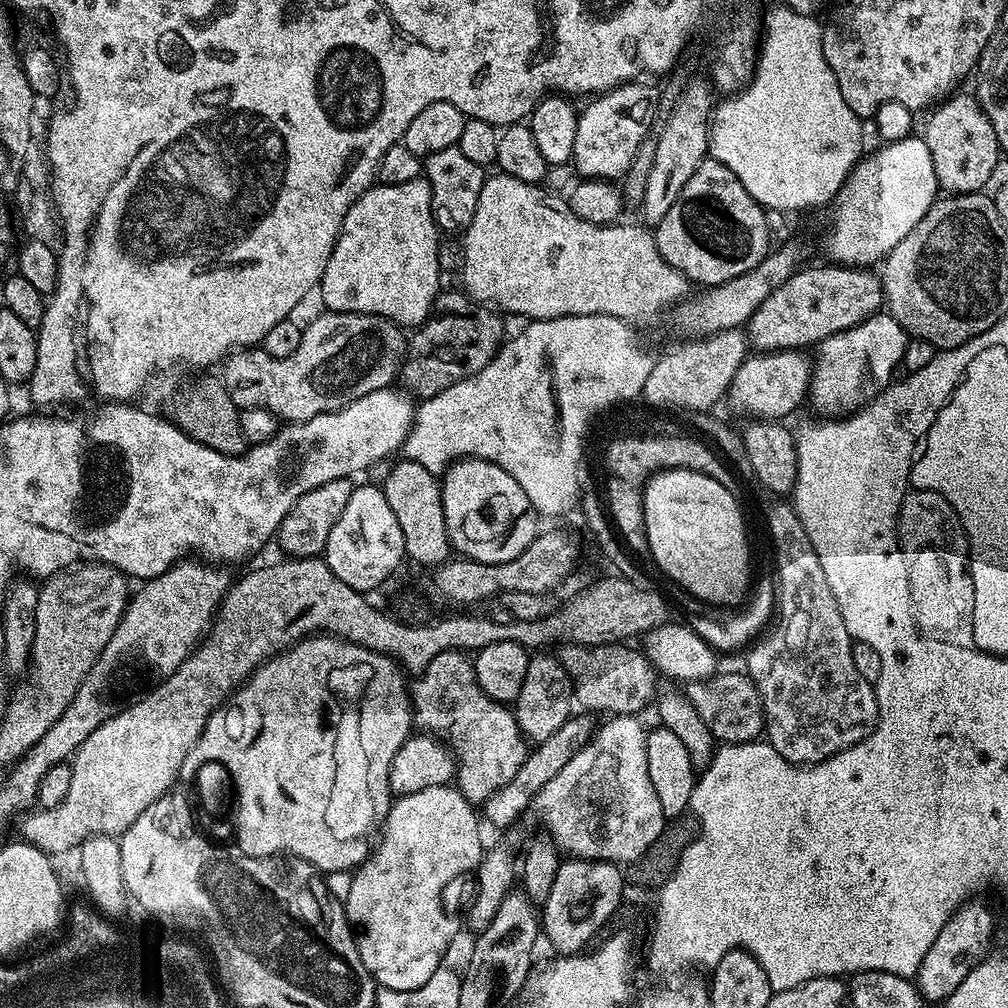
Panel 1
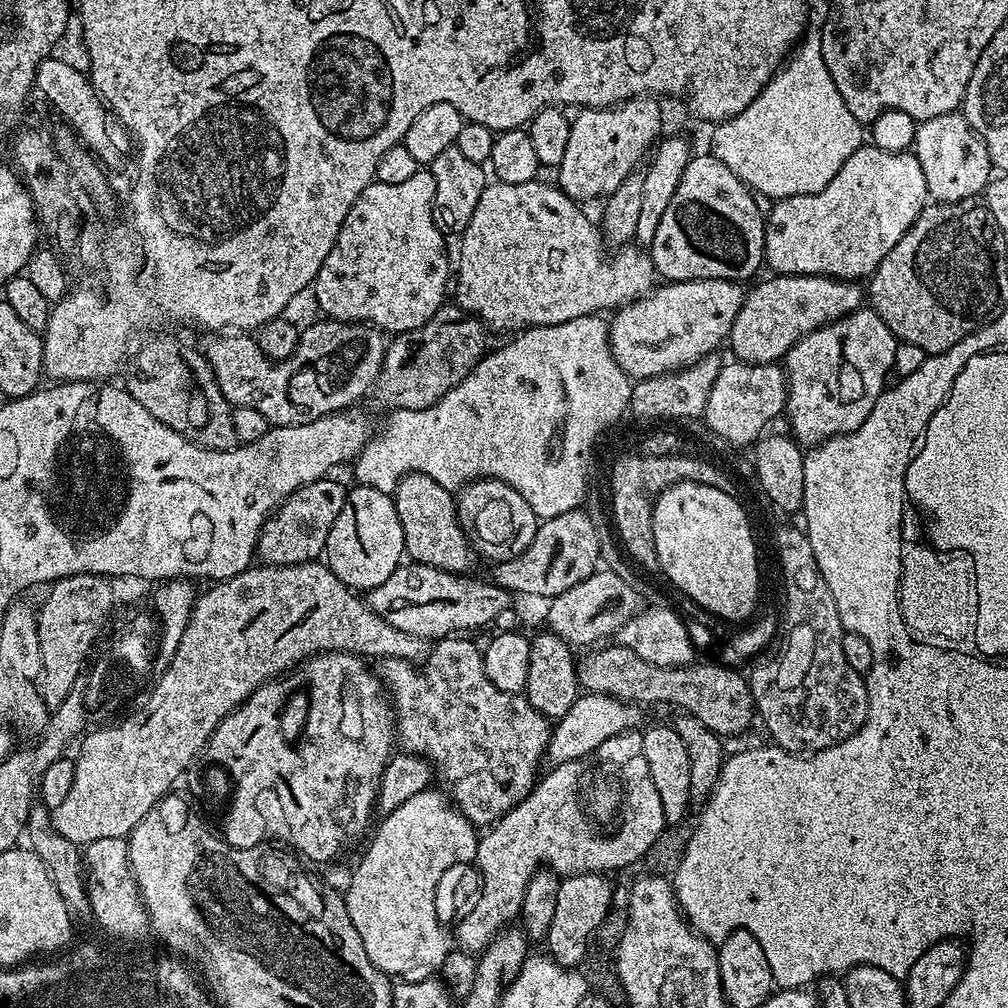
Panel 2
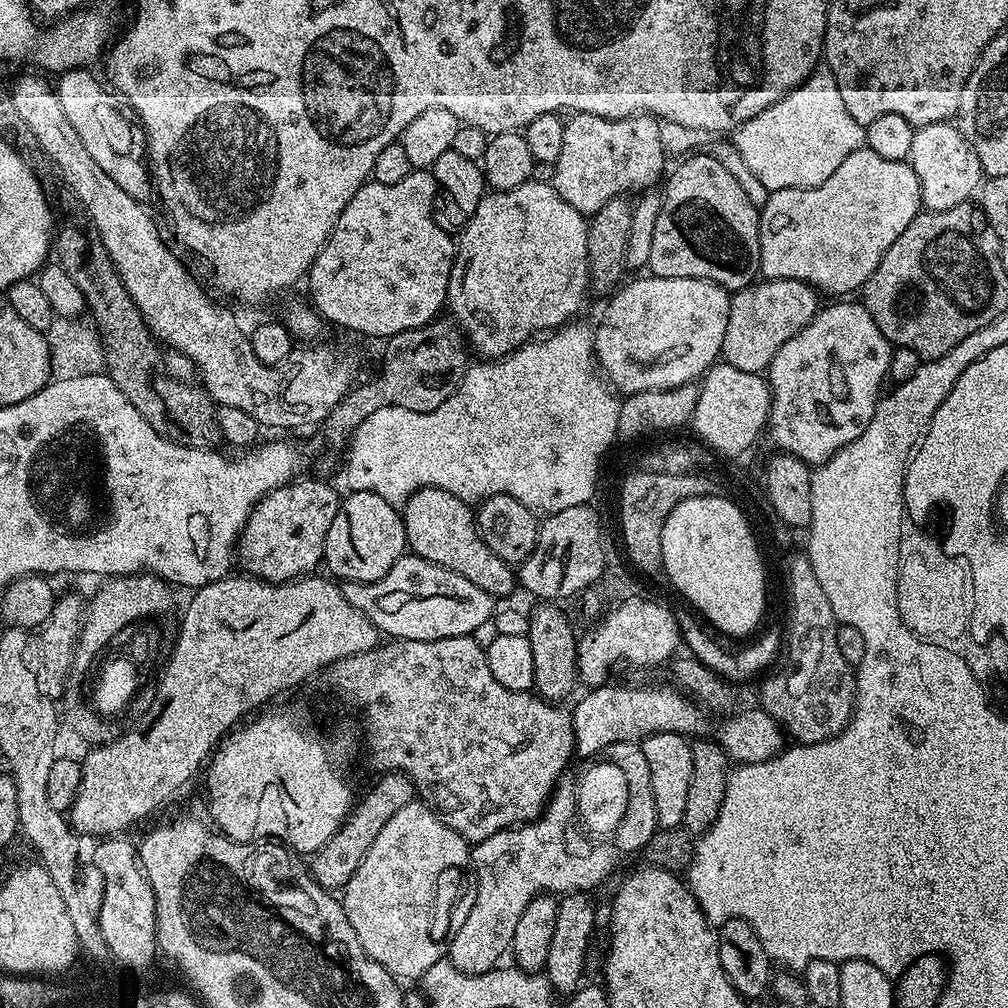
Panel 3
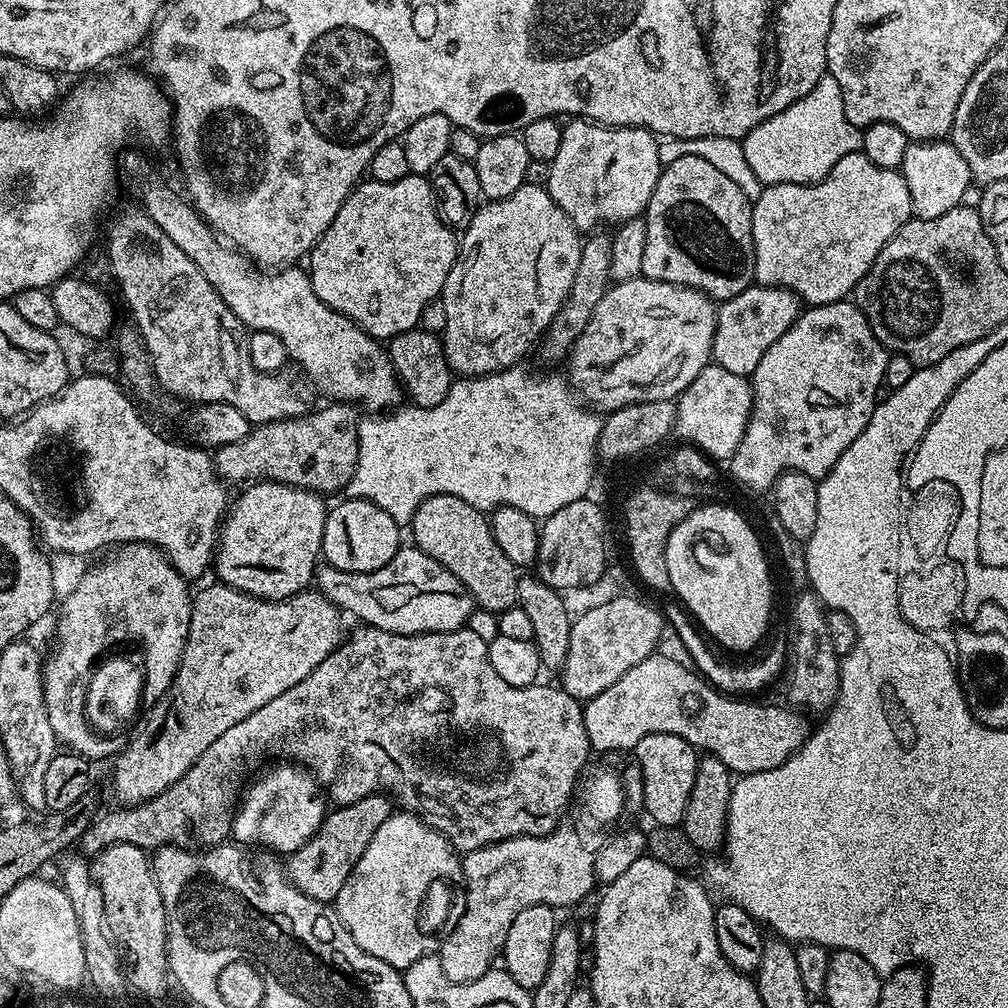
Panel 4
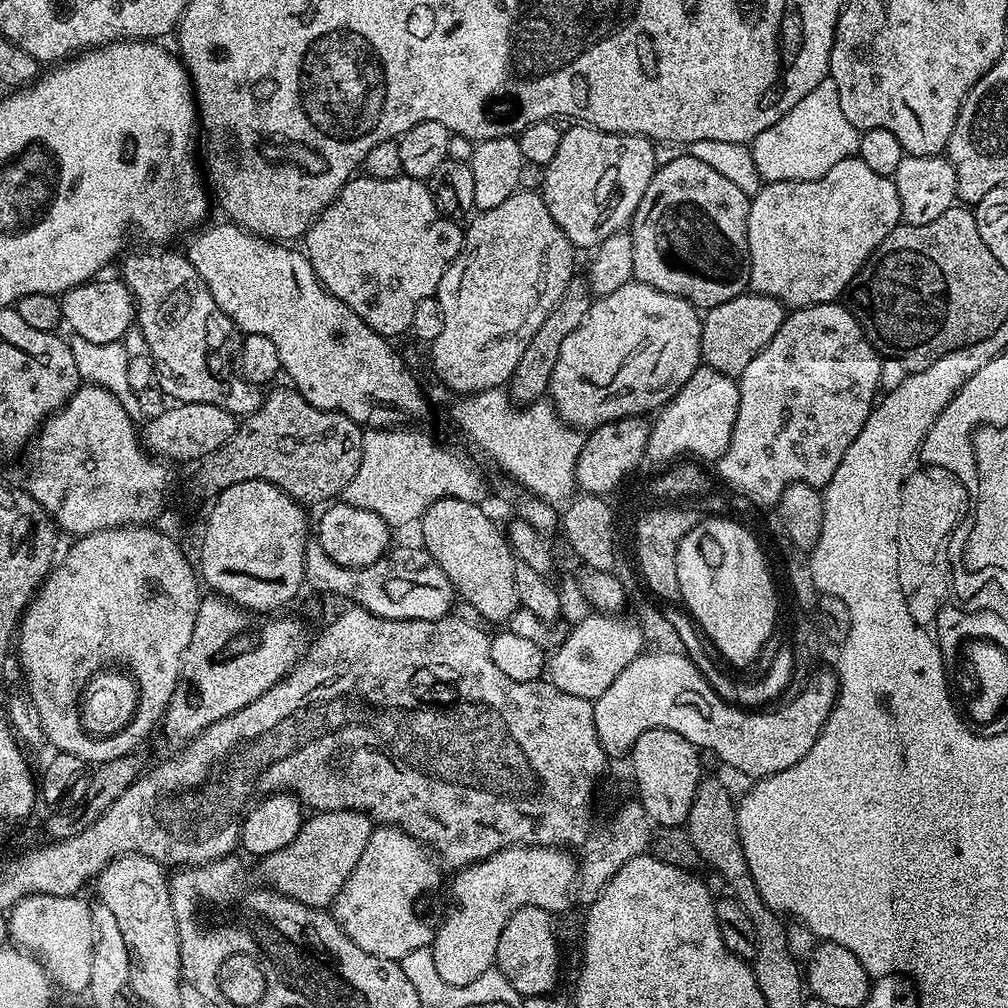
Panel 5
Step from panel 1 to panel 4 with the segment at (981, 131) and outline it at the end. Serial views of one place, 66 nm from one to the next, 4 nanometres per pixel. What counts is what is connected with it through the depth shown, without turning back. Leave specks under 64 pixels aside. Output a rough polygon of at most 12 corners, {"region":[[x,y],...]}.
{"region":[[912,142],[899,171],[915,219],[961,207],[974,181],[951,142]]}

